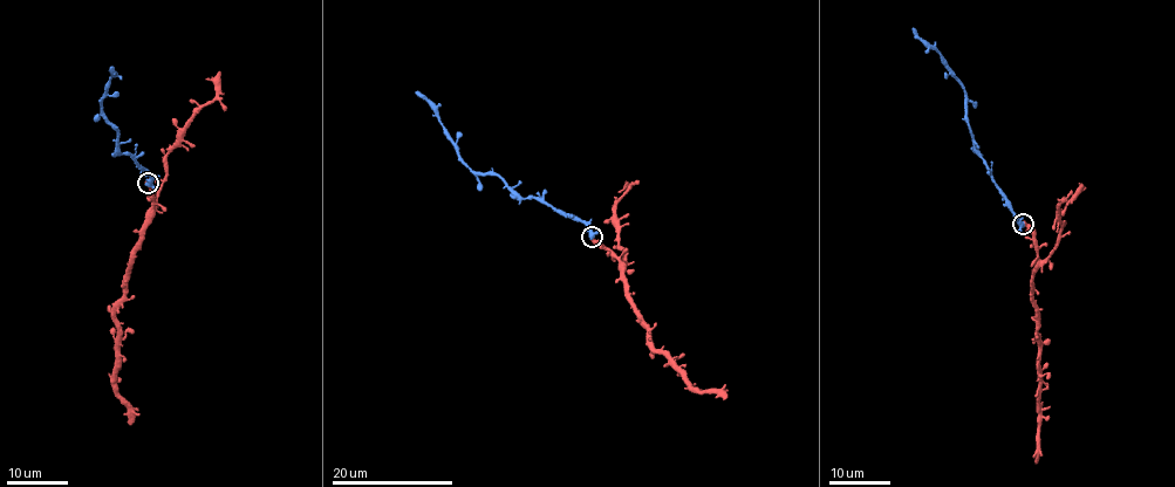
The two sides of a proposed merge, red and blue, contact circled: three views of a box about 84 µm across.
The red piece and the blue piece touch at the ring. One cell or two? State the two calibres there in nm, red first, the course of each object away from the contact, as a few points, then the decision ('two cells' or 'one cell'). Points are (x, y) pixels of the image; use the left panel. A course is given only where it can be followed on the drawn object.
340 nm thick on the red side, 440 nm on the other; red runs (148, 183), (152, 218), (134, 253), (125, 300), (115, 314), (115, 393), (129, 410), (131, 423); blue runs (148, 183), (148, 170), (121, 152), (116, 125), (104, 115), (101, 102), (115, 73), (111, 67); one cell

